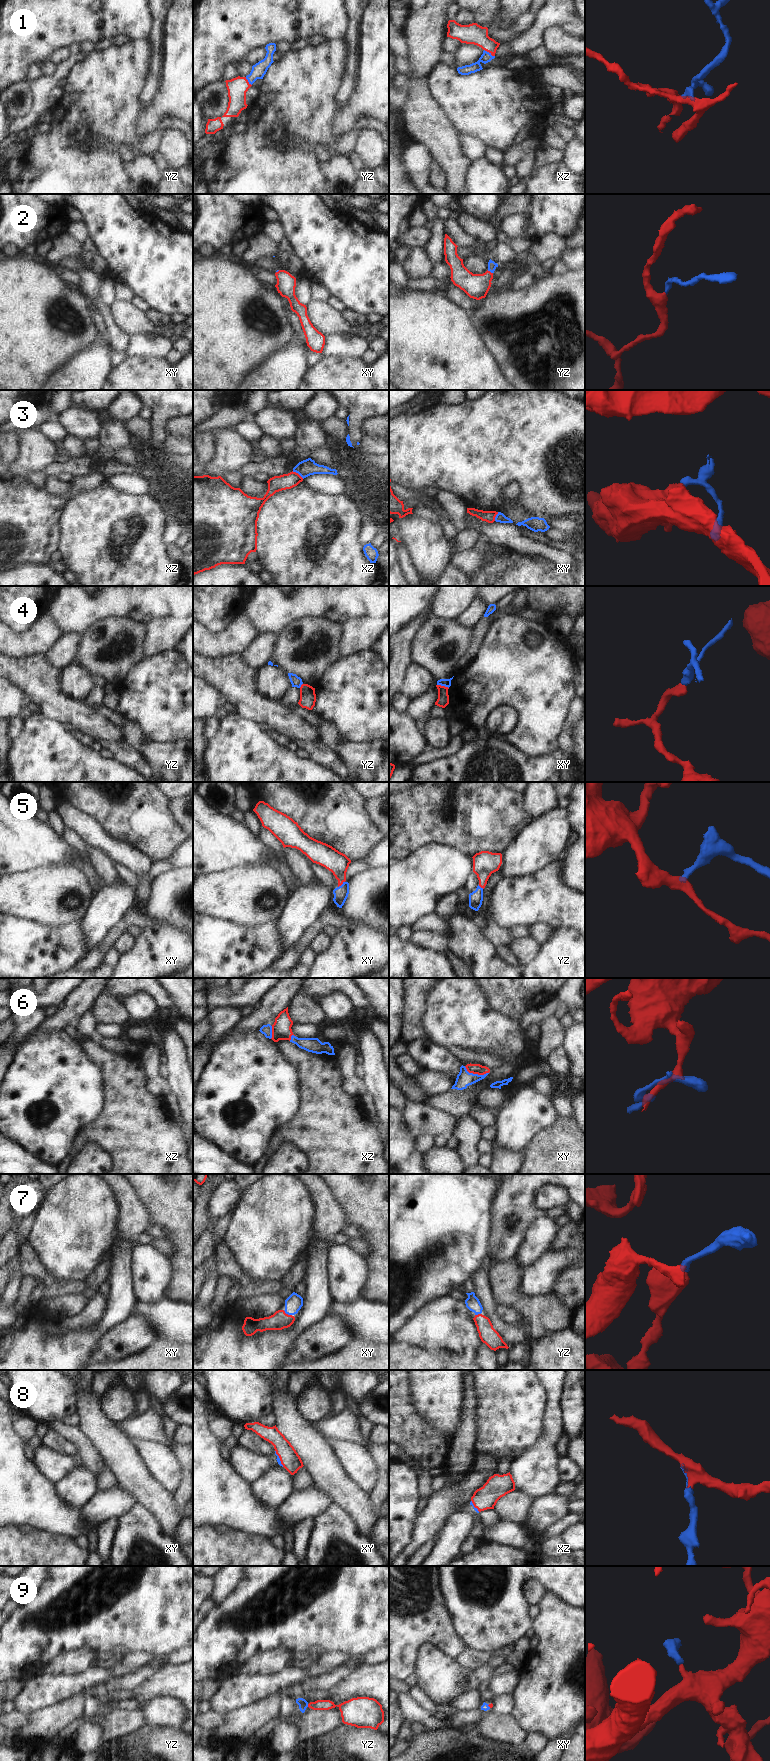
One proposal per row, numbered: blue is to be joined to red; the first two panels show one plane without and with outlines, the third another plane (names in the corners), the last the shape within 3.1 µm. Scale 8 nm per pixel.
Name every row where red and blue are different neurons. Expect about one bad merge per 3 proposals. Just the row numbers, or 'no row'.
3, 4, 6

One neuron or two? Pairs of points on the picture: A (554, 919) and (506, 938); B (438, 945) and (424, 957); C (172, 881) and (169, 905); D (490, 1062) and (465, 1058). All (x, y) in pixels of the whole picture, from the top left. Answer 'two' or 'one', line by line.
A: two
B: two
C: one
D: one

